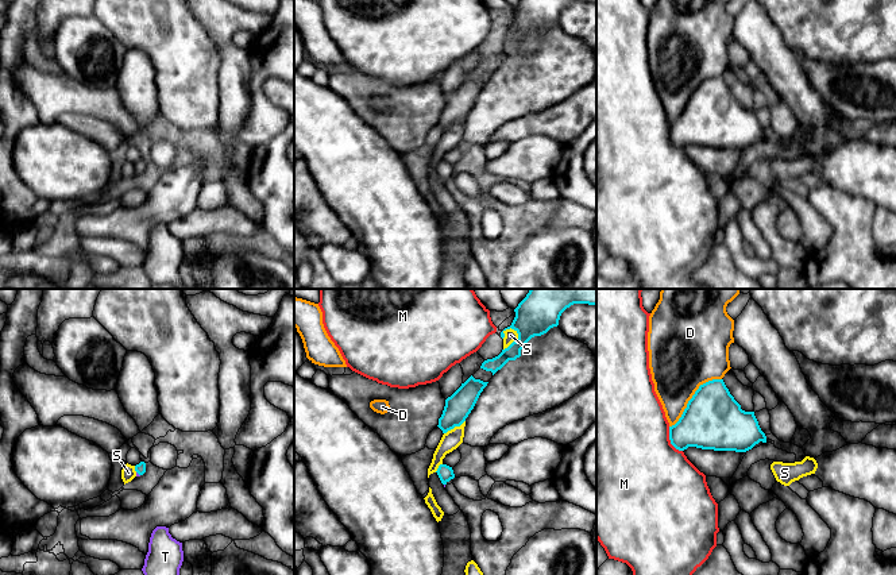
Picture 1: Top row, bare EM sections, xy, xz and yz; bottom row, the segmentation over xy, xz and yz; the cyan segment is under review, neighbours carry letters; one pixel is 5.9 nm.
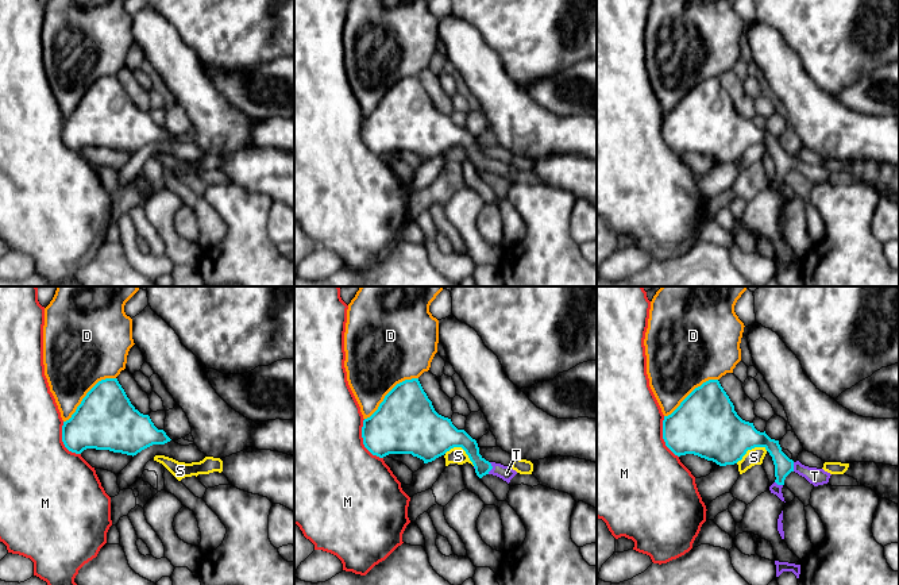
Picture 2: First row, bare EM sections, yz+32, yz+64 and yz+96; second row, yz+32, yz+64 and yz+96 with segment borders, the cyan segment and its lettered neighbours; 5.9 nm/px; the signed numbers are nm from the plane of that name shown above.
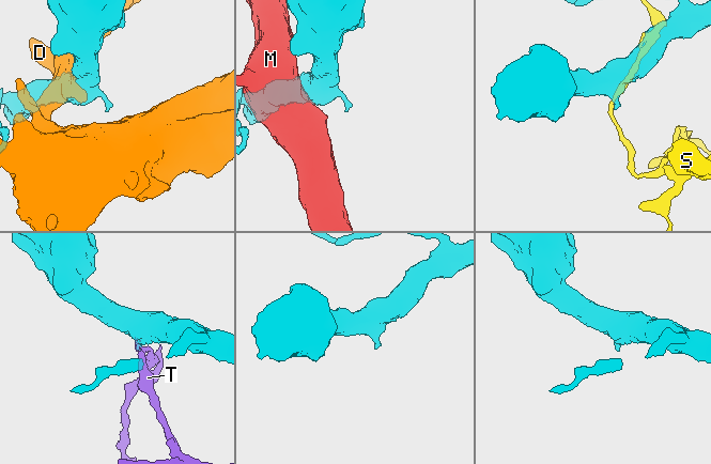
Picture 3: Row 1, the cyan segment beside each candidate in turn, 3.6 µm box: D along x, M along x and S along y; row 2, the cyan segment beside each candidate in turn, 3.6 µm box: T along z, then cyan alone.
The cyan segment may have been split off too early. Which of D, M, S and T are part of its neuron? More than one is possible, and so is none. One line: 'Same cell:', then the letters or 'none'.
Same cell: T

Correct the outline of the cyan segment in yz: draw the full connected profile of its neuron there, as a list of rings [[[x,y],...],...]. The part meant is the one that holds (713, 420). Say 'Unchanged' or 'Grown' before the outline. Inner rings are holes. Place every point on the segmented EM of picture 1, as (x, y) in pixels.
Unchanged. [[[712,379],[699,386],[679,421],[669,427],[669,440],[679,451],[696,447],[714,451],[746,452],[760,441],[766,443],[766,436],[761,431],[754,412],[741,409],[723,379]]]

